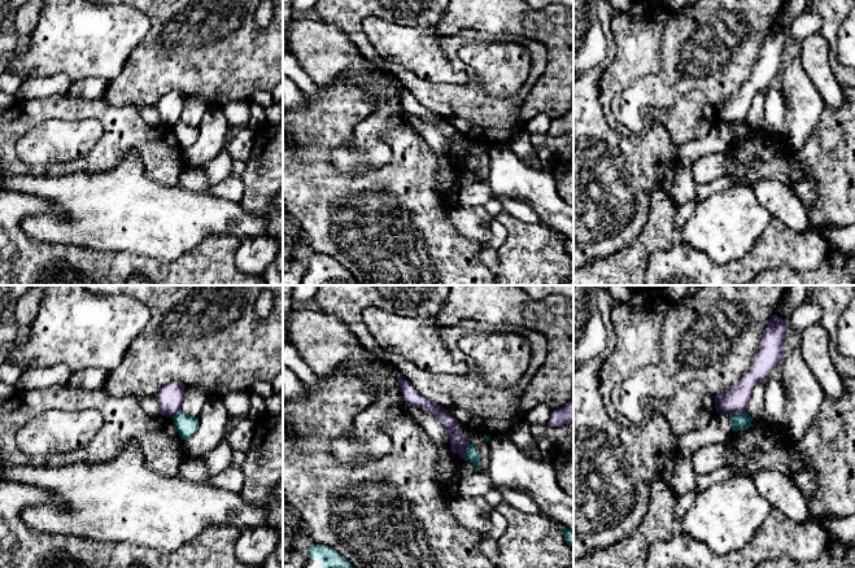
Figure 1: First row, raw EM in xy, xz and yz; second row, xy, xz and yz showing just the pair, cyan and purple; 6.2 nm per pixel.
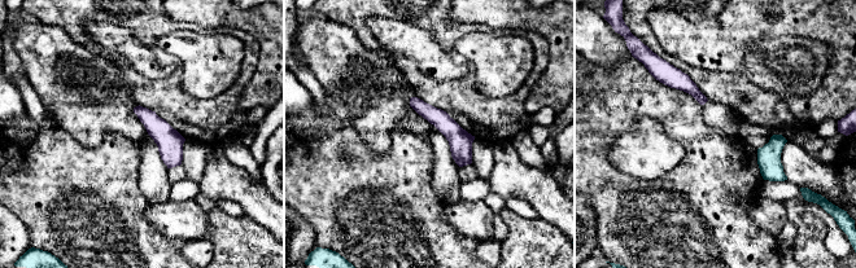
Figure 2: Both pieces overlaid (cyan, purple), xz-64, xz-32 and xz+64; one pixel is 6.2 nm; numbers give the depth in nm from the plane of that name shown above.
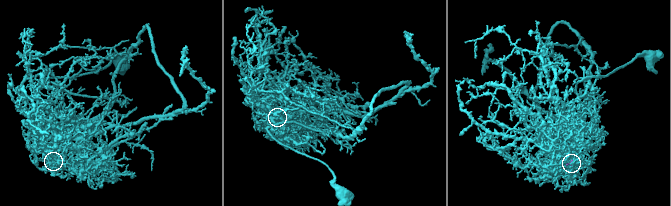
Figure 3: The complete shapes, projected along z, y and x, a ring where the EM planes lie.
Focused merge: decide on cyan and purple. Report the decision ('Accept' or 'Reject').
Reject

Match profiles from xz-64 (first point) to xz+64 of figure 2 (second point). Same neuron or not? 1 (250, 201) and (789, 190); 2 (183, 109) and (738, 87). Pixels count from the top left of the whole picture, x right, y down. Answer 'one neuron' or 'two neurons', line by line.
1: two neurons
2: one neuron

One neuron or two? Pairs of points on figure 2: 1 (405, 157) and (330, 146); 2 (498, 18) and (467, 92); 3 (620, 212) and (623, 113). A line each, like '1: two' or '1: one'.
1: one
2: two
3: one

